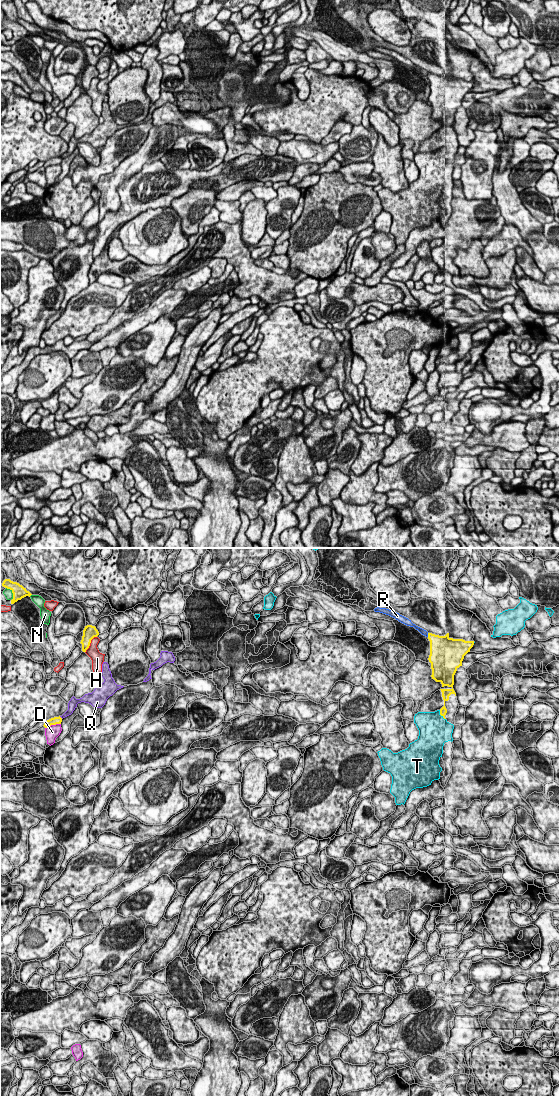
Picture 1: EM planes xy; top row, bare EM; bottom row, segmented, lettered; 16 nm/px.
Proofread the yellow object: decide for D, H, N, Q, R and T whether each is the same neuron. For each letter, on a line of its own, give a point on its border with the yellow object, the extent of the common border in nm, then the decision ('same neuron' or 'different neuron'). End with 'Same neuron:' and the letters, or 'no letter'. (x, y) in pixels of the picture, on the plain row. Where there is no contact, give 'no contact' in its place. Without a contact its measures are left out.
D: meets yellow in xy at (52, 164); contact 260 nm long; different neuron
H: meets yellow in xy at (89, 84); contact 320 nm long; different neuron
N: meets yellow in xy at (12, 32); contact 240 nm long; different neuron
Q: meets yellow in xy at (60, 157); contact 70 nm long; different neuron
R: meets yellow in xy at (428, 75); contact 70 nm long; different neuron
T: meets yellow in xy at (441, 155); contact 190 nm long; different neuron
Same neuron: no letter

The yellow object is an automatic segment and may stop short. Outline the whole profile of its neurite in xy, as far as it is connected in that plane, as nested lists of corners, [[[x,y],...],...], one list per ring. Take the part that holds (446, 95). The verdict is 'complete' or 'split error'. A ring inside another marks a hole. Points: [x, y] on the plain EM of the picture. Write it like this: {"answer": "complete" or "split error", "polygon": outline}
{"answer": "complete", "polygon": [[[428,73],[428,79],[430,81],[430,95],[428,100],[431,103],[431,117],[436,122],[440,122],[442,127],[449,127],[448,129],[440,129],[444,140],[444,146],[440,149],[440,155],[446,159],[447,149],[445,142],[449,140],[451,134],[456,136],[453,129],[454,115],[457,109],[462,106],[464,96],[470,92],[474,81],[453,79],[449,77],[449,73],[445,76]]]}

